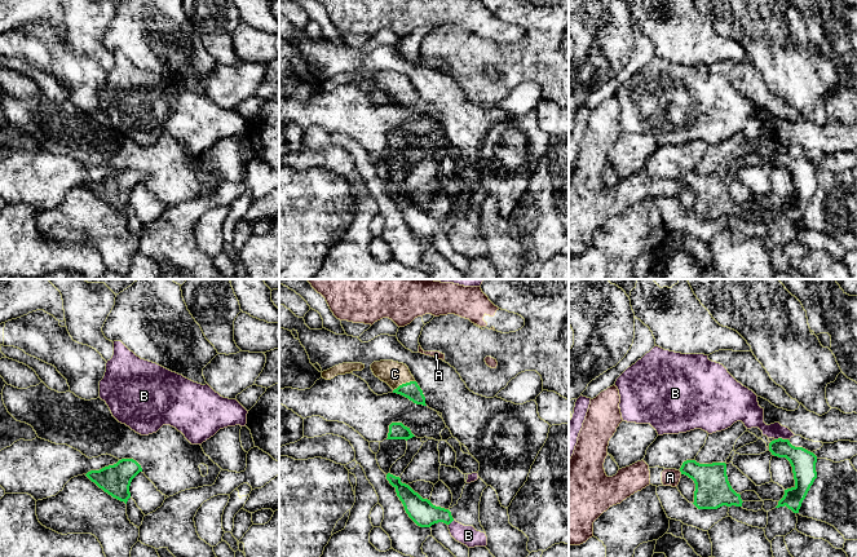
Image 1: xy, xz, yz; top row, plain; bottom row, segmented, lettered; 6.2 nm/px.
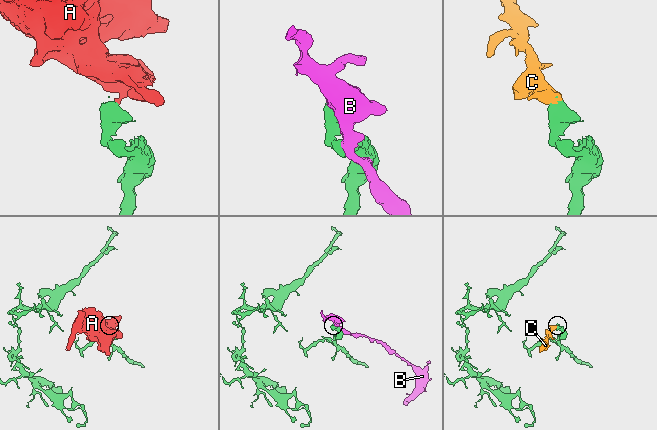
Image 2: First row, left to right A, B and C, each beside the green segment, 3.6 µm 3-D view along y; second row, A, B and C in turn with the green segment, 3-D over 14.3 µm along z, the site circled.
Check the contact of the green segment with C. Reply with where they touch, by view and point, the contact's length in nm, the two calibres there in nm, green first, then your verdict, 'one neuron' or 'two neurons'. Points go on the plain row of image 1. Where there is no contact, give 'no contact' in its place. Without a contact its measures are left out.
xz (403, 94) | 150 nm | 110/150 nm | one neuron

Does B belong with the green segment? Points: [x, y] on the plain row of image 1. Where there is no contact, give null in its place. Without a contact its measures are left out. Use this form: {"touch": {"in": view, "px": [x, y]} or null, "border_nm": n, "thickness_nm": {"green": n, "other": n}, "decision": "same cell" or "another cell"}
{"touch": {"in": "yz", "px": [781, 149]}, "border_nm": 90, "thickness_nm": {"green": 160, "other": 150}, "decision": "another cell"}

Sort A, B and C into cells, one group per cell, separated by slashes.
A / B / C

